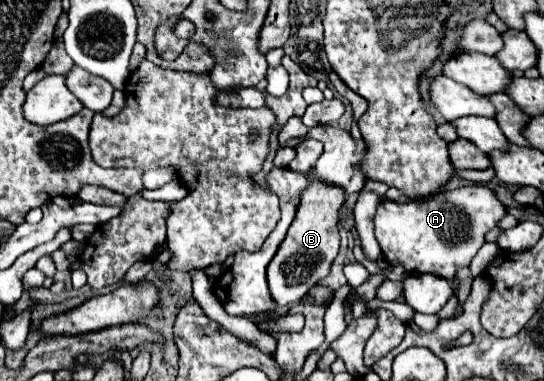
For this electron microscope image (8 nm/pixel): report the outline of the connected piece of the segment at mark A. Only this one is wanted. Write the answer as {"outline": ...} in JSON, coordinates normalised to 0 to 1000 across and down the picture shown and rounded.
{"outline":[[[886,483],[809,504],[772,530],[721,530],[706,520],[688,567],[691,630],[721,698],[735,693],[750,719],[801,714],[816,730],[831,730],[846,703],[868,688],[875,661],[893,640],[890,619],[912,598],[930,562],[934,551],[912,504]]]}

